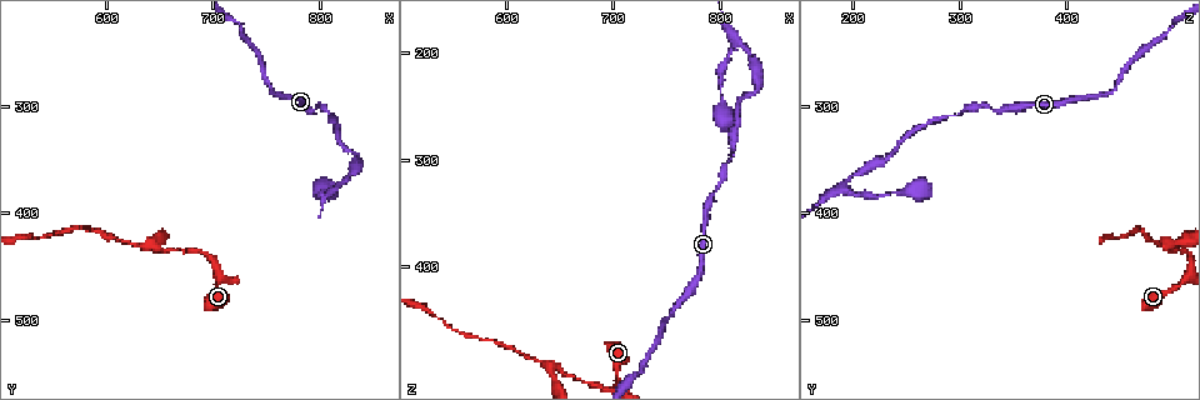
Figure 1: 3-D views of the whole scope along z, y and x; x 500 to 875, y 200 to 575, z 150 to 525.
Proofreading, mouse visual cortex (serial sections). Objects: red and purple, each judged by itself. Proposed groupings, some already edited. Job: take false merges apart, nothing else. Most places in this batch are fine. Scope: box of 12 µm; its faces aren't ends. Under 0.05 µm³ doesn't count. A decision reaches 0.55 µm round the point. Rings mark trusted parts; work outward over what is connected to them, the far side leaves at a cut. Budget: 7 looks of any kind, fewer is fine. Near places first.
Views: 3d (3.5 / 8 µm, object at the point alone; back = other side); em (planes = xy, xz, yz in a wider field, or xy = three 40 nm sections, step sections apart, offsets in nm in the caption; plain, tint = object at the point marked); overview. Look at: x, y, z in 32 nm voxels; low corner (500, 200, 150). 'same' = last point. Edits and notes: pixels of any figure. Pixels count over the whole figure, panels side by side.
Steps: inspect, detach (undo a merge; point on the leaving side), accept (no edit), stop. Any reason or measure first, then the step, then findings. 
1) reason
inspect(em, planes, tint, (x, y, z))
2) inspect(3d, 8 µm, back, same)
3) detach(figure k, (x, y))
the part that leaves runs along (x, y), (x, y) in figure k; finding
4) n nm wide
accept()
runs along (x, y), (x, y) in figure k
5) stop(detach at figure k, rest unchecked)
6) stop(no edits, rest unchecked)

thin neck
inspect(3d, 3.5 µm, back, (812, 308, 296))

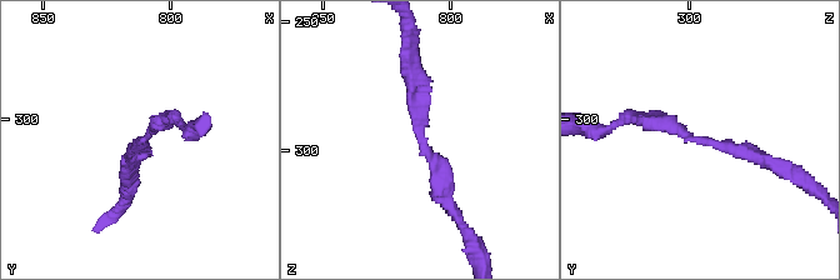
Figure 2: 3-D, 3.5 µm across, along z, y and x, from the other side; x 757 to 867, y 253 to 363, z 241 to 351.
arms of 200, 200 nm
inspect(em, xy, step 2, tint, (809, 309, 296))

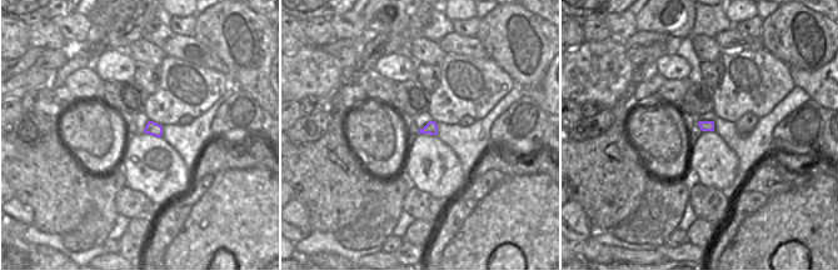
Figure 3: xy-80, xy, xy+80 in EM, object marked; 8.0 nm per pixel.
100 nm wide
accept()
runs along (453, 209), (425, 151), (410, 65) in figure 2; continuous, no second cell

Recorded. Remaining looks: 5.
arms part here
inspect(3d, 8 µm, (820, 374, 194))

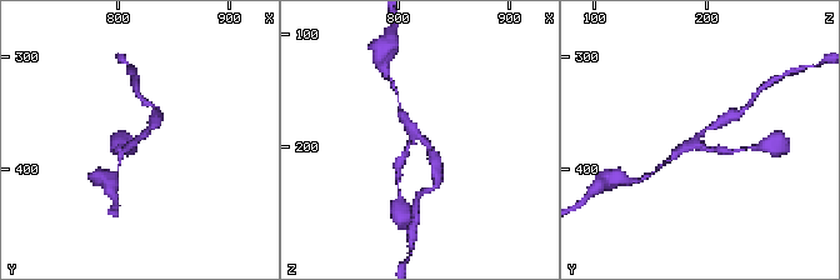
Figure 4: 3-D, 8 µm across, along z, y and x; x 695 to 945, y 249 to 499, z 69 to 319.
3 arms; arms of 150, 200, 250 nm
inspect(em, xy, step 3, tint, (818, 372, 192))

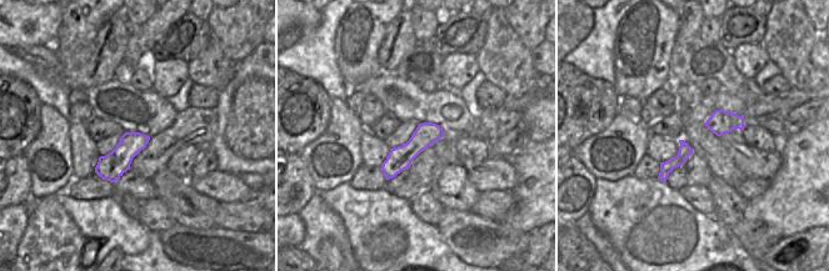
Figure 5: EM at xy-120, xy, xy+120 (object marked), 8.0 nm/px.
accept()
one cell here

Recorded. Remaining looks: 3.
two arms in line, one across
inspect(3d, 8 µm, (640, 432, 496))

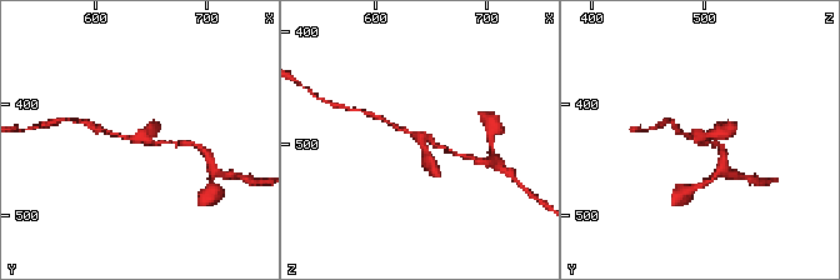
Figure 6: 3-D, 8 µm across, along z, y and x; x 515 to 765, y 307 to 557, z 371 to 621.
3 arms; arms of 100, 150, 350 nm; now the EM
inspect(em, planes, tint, (640, 432, 494))

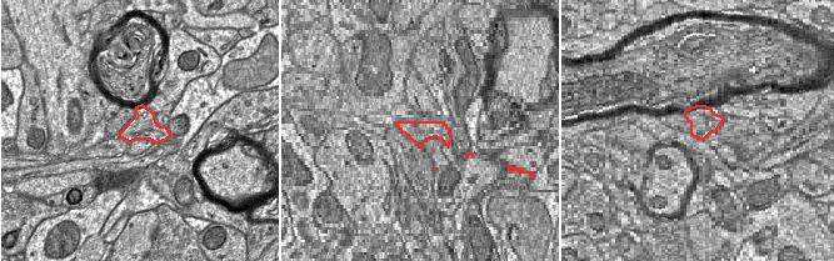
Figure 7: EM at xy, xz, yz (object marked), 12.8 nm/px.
360 nm wide
accept()
runs along (454, 153), (390, 125) in figure 6; all the same cell

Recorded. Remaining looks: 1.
stop(no edits, rest unchecked)

